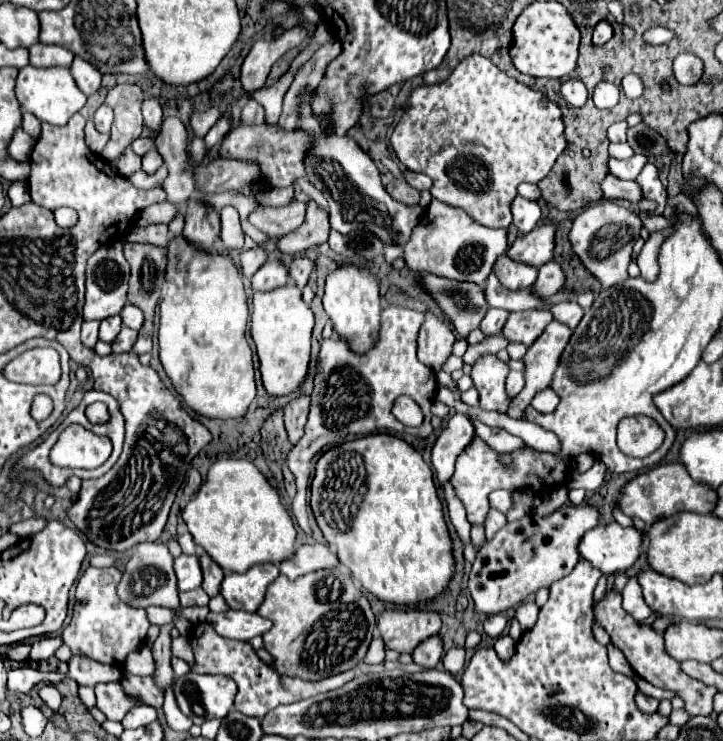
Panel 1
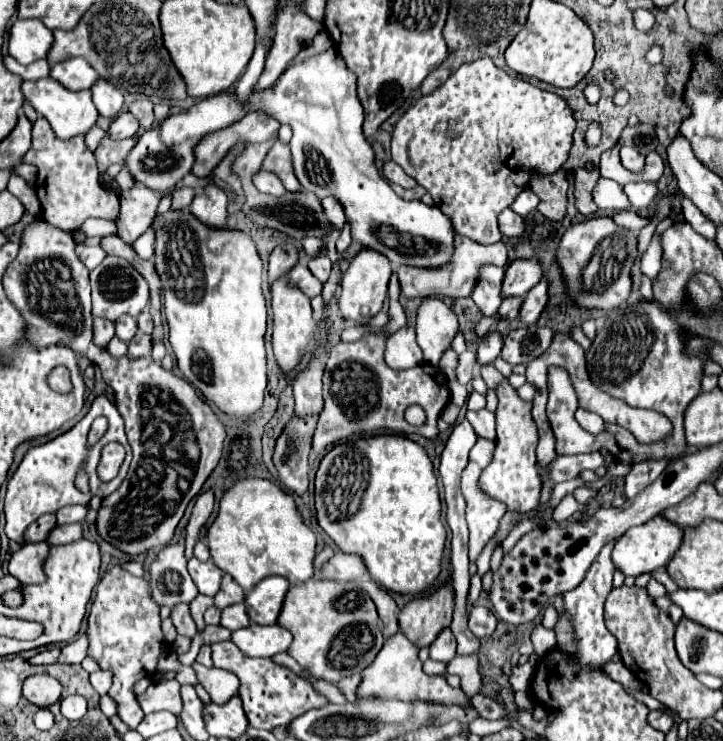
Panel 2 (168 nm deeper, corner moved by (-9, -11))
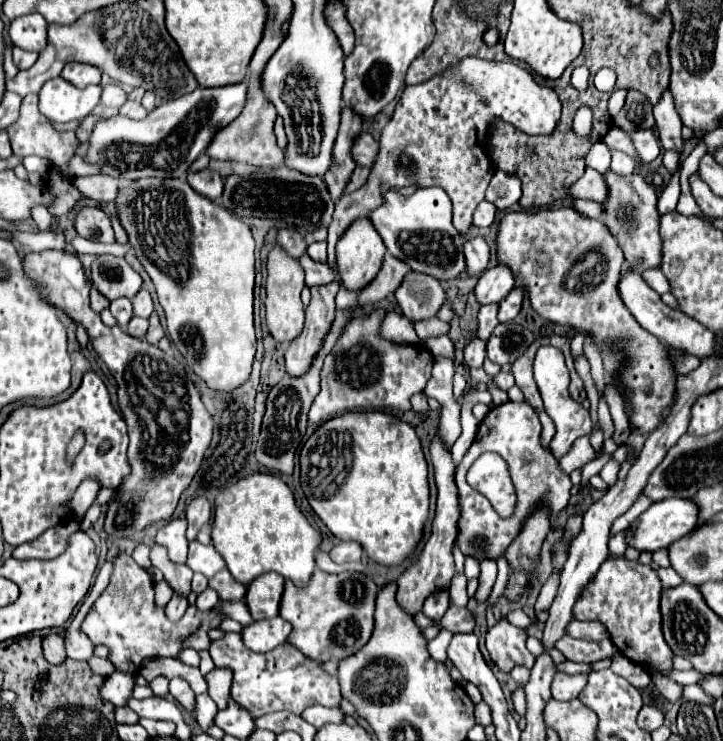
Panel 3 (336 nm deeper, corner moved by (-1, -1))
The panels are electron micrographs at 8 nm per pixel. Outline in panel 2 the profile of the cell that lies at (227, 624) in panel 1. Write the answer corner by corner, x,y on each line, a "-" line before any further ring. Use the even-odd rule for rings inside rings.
247,625
233,631
231,641
249,657
273,657
275,653
287,651
293,637
281,625

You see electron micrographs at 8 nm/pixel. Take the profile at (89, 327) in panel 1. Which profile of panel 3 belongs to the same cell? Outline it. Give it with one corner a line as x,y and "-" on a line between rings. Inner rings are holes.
93,287
93,289
91,289
91,309
93,309
95,313
99,313
99,311
105,309
105,307
109,307
107,297
103,297
103,295

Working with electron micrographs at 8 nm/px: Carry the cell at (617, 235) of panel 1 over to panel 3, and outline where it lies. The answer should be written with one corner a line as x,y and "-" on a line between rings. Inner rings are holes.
559,207
559,209
541,209
535,211
533,215
527,211
509,211
503,215
499,221
497,229
497,263
507,265
515,273
515,287
523,289
523,293
529,295
531,307
535,313
539,313
543,319
557,323
557,325
567,325
579,333
585,333
593,337
599,345
609,345
609,349
615,349
615,353
623,355
623,365
619,367
619,373
609,381
619,395
627,401
631,411
627,413
629,417
629,427
631,433
653,433
661,421
663,421
663,411
671,405
673,395
675,395
675,371
669,361
669,353
665,345
635,321
631,313
623,307
623,301
619,301
619,273
623,269
623,251
617,241
611,237
607,227
601,221
587,219
579,215
573,207
-
585,261
589,269
583,273
571,273
571,269

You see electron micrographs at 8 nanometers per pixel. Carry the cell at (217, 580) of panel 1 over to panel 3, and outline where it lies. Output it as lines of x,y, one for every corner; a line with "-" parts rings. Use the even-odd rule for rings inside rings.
223,569
215,577
211,577
209,587
213,587
217,591
221,601
241,601
247,591
247,587
241,585
239,581
235,581
227,569

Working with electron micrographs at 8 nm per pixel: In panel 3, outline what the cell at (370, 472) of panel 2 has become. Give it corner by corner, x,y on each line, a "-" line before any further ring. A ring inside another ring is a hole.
351,411
321,423
299,453
301,487
311,509
341,541
357,541
381,565
399,565
413,553
429,515
427,461
411,425
385,411

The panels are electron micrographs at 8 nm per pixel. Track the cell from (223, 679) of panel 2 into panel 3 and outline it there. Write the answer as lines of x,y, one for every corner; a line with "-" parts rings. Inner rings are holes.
213,669
205,679
209,683
209,697
217,703
219,709
225,709
229,703
231,671
229,669

